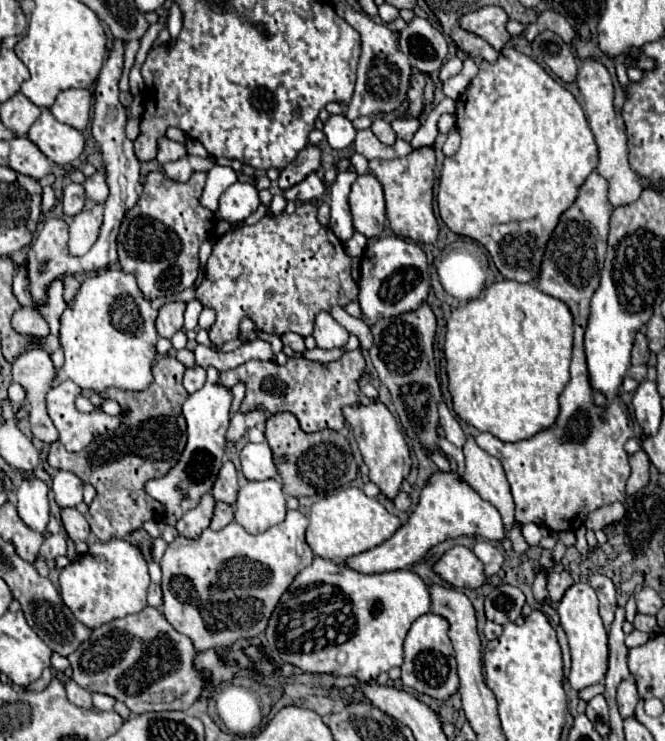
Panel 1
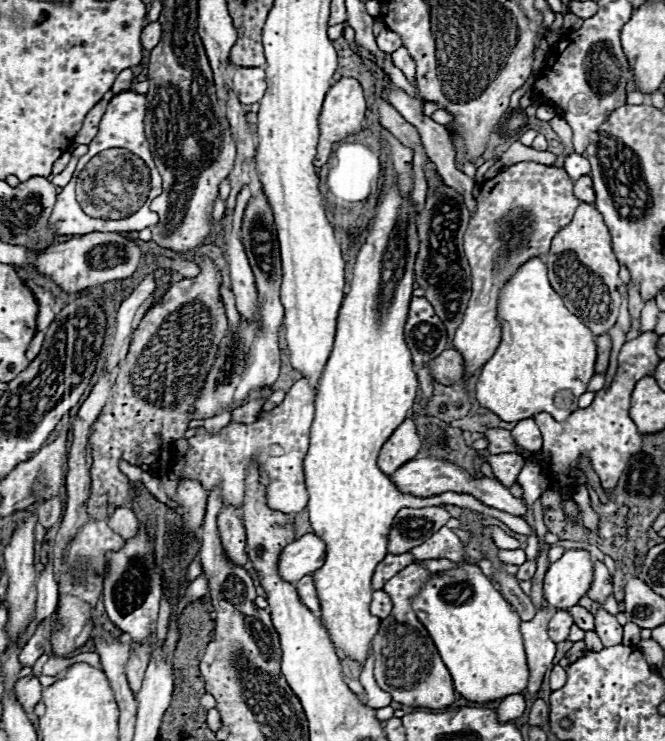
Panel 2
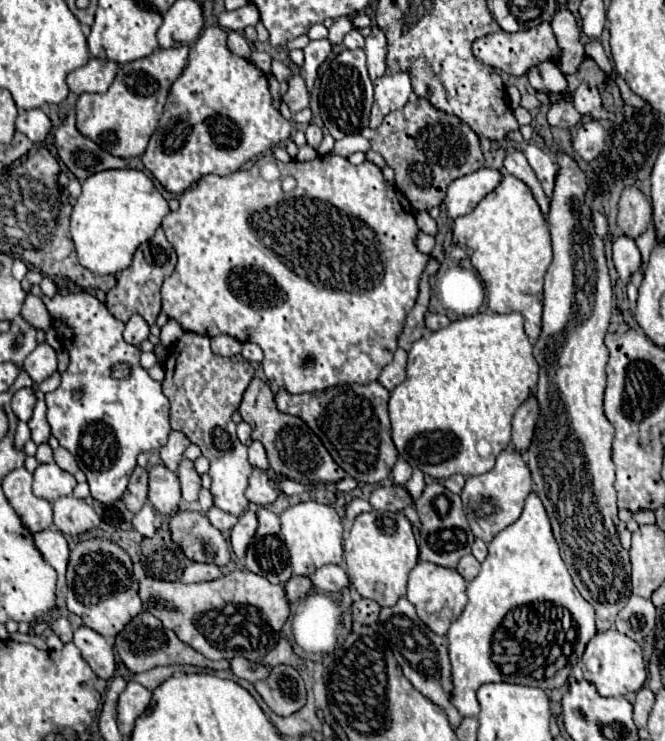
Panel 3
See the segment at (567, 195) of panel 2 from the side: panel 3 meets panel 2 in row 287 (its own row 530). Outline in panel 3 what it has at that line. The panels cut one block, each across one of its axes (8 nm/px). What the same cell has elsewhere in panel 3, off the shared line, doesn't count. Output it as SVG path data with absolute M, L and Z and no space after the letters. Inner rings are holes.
M516 448L502 450L496 458L496 466L490 472L482 476L468 476L466 486L462 490L462 502L464 502L464 512L474 536L490 544L498 532L514 524L522 514L528 494L532 492L532 484L534 480L532 480L528 462L524 462L522 452Z

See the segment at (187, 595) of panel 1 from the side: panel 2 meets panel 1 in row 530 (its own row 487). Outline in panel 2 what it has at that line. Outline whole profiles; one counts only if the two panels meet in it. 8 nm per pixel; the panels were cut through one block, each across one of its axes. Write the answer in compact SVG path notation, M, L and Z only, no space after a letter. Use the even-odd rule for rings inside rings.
M302 377L289 389L282 404L252 424L230 422L216 434L198 428L196 436L188 438L190 448L184 454L180 480L198 480L206 492L212 492L218 486L224 506L242 508L248 476L246 468L256 464L270 478L266 486L266 502L272 510L286 514L304 510L308 504L308 492L304 486L302 460L308 452L308 432L314 420L314 398L316 390L310 388L308 378Z

